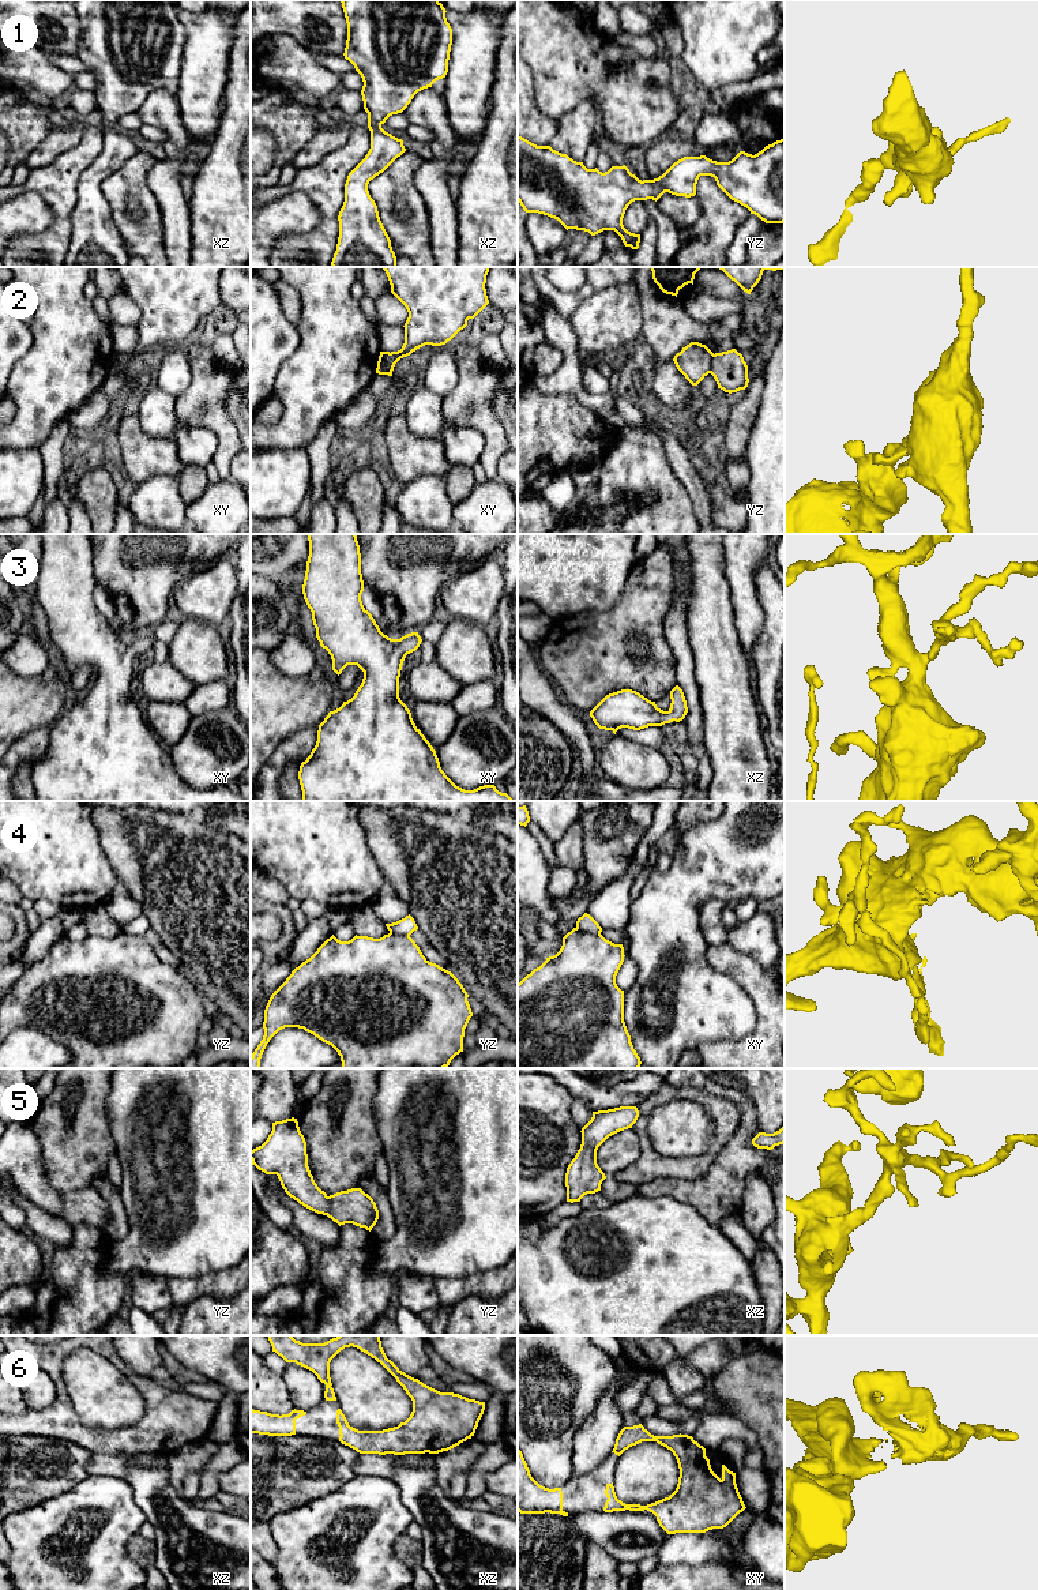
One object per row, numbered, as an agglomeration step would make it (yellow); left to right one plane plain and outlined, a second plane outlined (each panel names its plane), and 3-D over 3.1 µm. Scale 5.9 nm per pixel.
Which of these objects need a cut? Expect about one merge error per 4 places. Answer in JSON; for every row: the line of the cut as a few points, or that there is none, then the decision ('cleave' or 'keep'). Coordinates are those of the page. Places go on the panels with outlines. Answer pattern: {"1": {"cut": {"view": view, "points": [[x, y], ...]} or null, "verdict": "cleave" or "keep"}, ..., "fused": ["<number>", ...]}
{"1": {"cut": null, "verdict": "keep"}, "2": {"cut": {"view": "yz", "points": [[714, 354], [710, 363], [710, 372]]}, "verdict": "cleave"}, "3": {"cut": null, "verdict": "keep"}, "4": {"cut": {"view": "xy", "points": [[576, 927], [587, 932], [600, 933]]}, "verdict": "cleave"}, "5": {"cut": null, "verdict": "keep"}, "6": {"cut": null, "verdict": "keep"}, "fused": ["2", "4"]}

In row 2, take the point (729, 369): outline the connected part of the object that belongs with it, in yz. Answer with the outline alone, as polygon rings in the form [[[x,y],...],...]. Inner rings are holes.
[[[736,349],[712,356],[711,375],[718,388],[729,394],[745,390],[749,383],[748,365]]]

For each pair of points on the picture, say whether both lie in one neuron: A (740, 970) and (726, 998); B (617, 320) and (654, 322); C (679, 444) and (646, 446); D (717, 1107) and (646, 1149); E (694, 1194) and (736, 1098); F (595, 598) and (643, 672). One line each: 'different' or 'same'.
A: different
B: different
C: different
D: same
E: same
F: different

